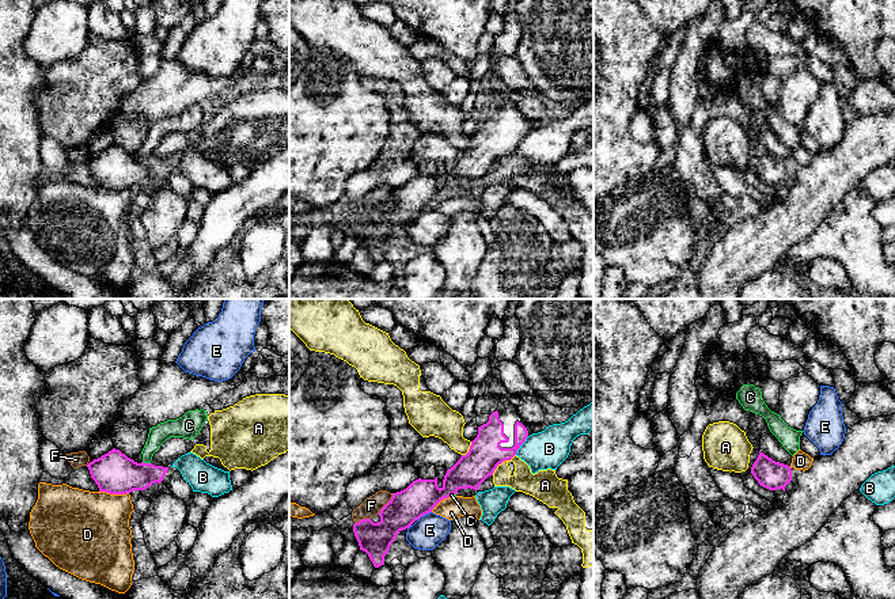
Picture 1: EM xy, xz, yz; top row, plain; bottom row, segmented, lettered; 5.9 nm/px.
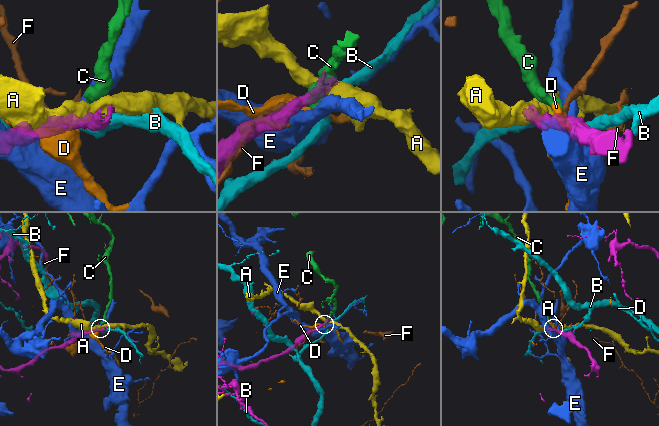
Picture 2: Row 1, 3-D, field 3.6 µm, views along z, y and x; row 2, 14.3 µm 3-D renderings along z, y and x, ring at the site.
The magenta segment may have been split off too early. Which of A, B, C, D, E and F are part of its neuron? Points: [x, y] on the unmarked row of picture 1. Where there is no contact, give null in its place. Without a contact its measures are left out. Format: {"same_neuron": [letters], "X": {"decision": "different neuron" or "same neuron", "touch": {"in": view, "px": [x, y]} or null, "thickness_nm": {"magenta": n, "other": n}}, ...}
{"same_neuron": [], "A": {"decision": "different neuron", "touch": {"in": "xz", "px": [501, 158]}, "thickness_nm": {"magenta": 200, "other": 140}}, "B": {"decision": "different neuron", "touch": {"in": "xz", "px": [520, 140]}, "thickness_nm": {"magenta": 200, "other": 220}}, "C": {"decision": "different neuron", "touch": {"in": "xy", "px": [147, 159]}, "thickness_nm": {"magenta": 240, "other": 110}}, "D": {"decision": "different neuron", "touch": {"in": "xy", "px": [114, 189]}, "thickness_nm": {"magenta": 240, "other": 440}}, "E": {"decision": "different neuron", "touch": {"in": "xz", "px": [424, 209]}, "thickness_nm": {"magenta": 200, "other": 190}}, "F": {"decision": "different neuron", "touch": {"in": "xz", "px": [386, 200]}, "thickness_nm": {"magenta": 200, "other": 110}}}

